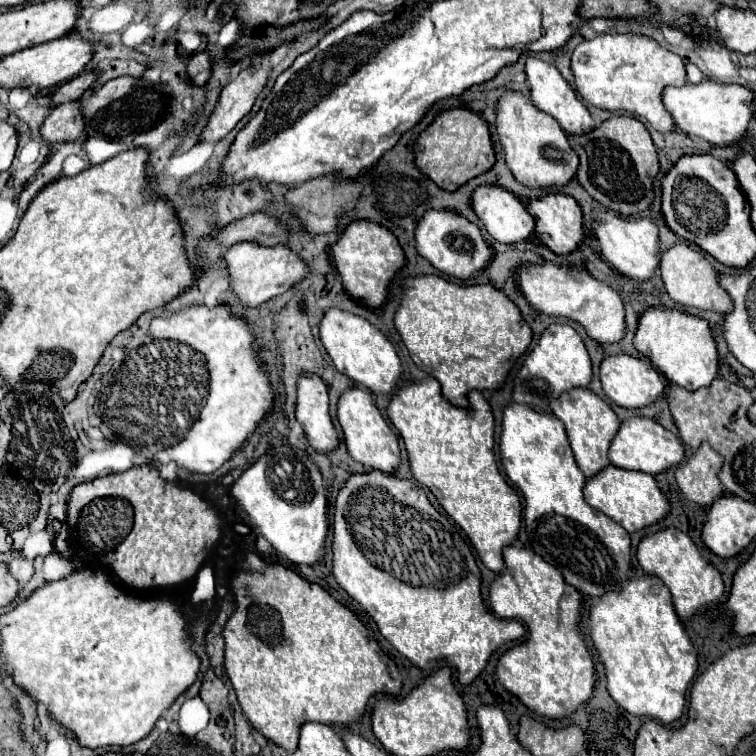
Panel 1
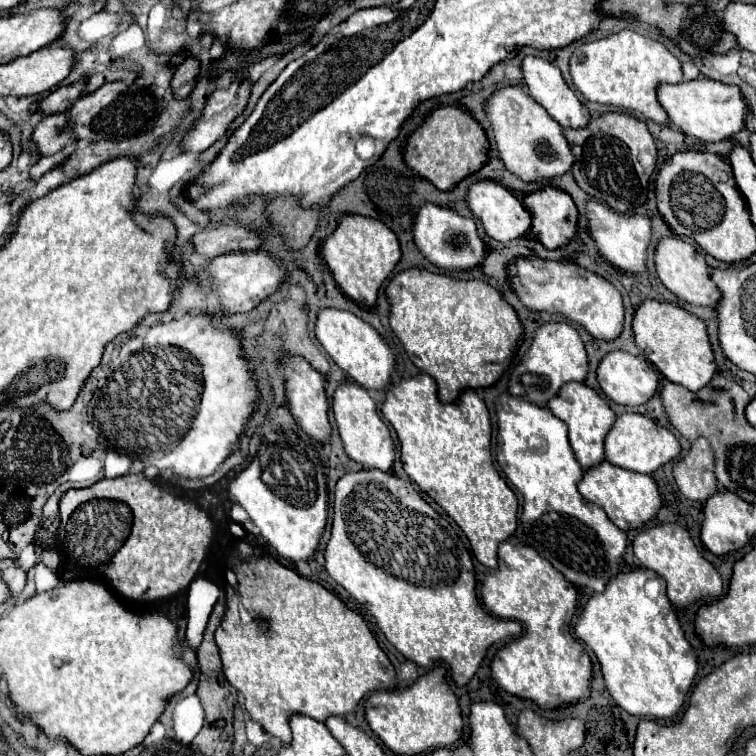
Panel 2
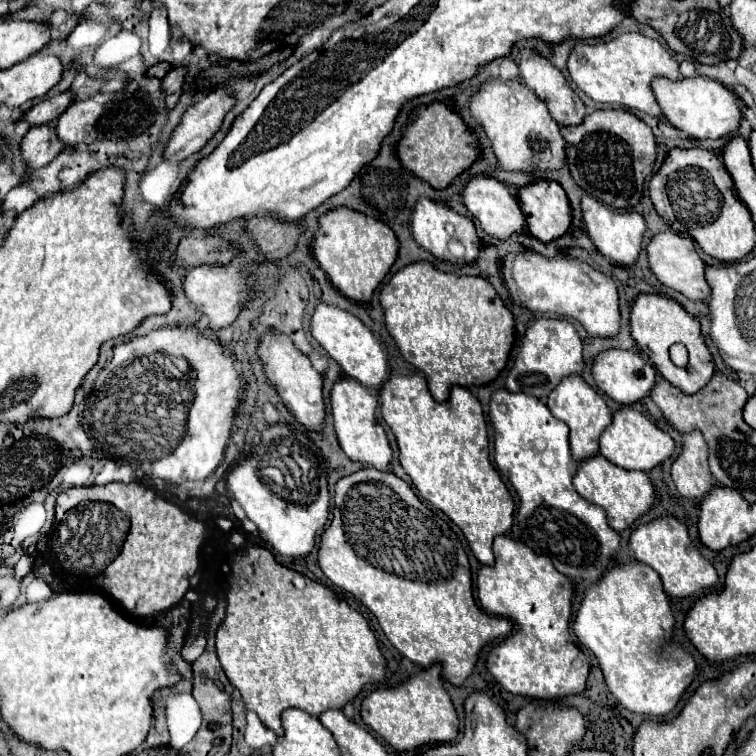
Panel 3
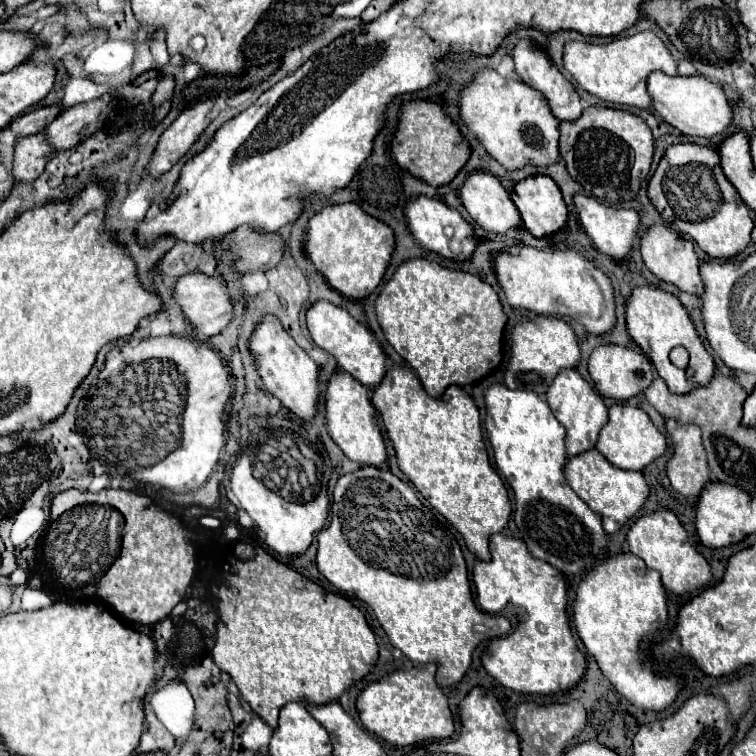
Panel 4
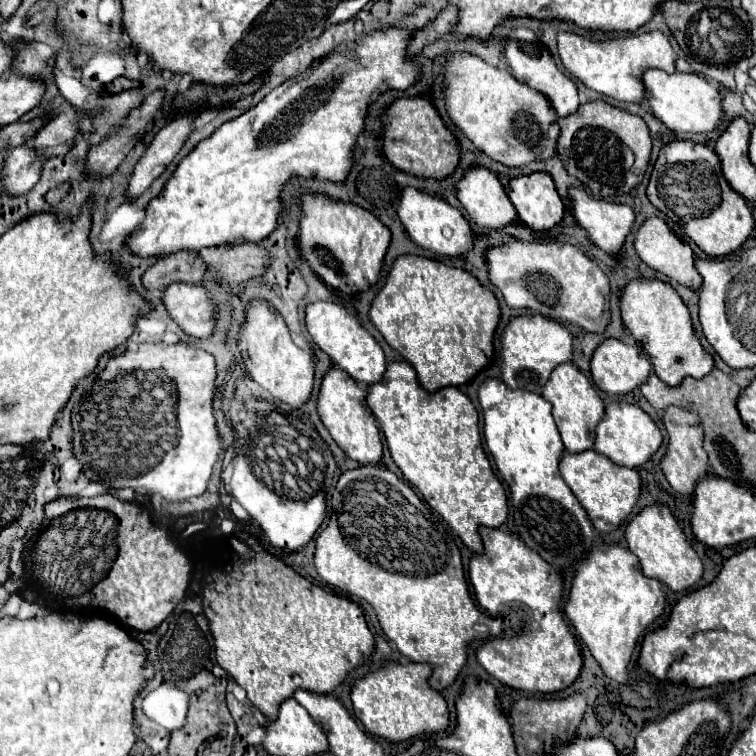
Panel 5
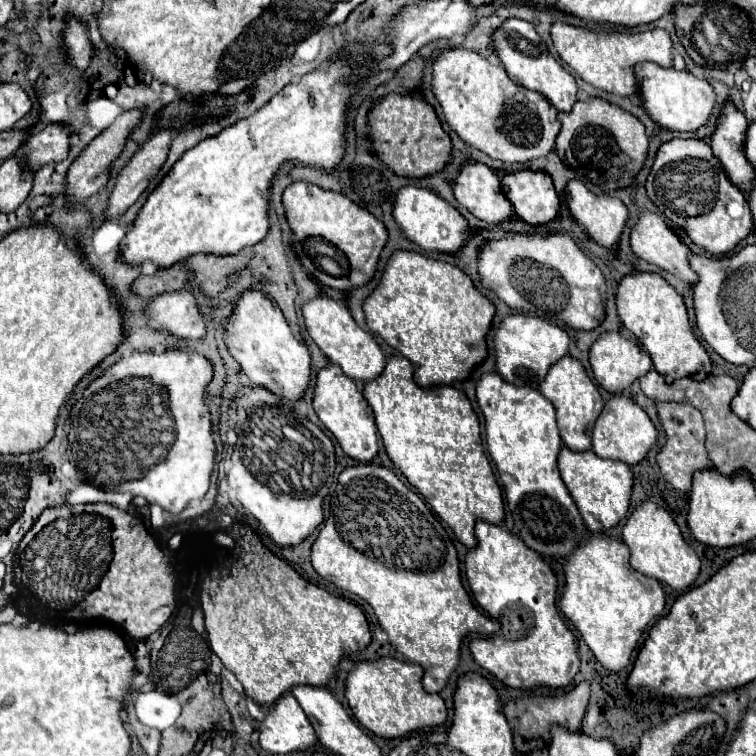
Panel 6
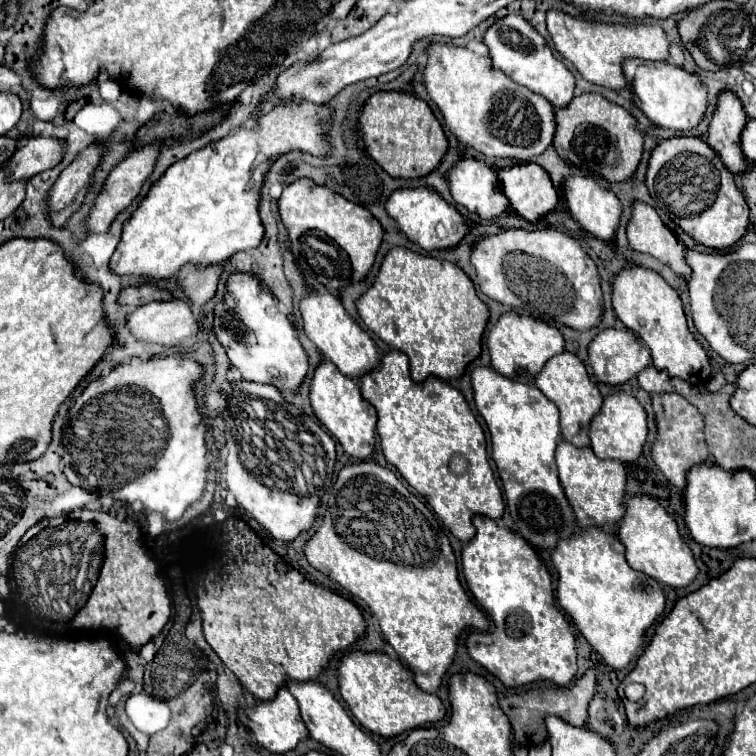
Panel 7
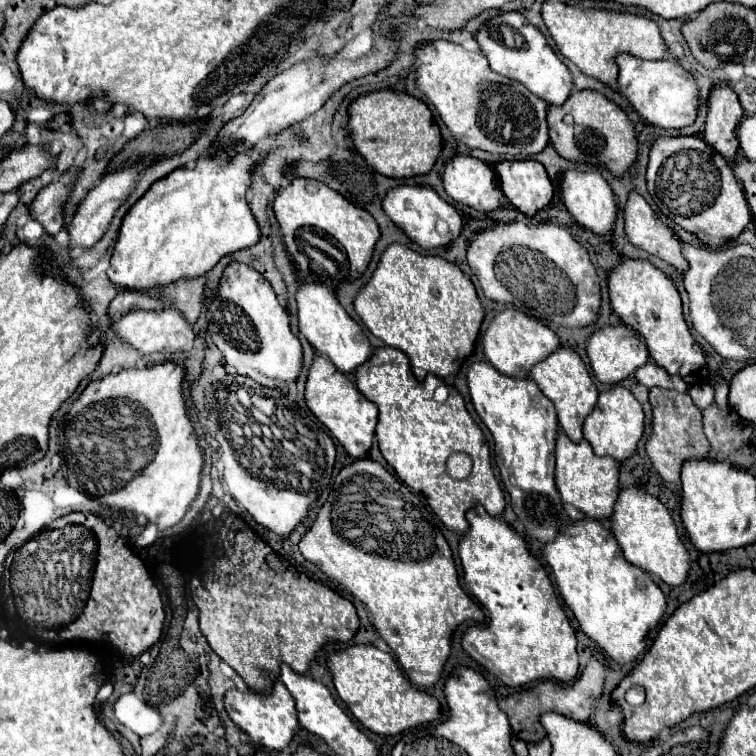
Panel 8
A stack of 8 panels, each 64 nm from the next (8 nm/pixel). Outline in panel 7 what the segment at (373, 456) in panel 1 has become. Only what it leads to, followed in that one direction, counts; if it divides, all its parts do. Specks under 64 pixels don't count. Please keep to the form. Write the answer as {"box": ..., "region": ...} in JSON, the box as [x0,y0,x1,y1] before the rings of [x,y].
{"box":[310,360,376,460],"region":[[[322,360],[310,382],[310,404],[318,420],[330,430],[330,434],[342,444],[346,454],[358,460],[370,458],[376,444],[376,408],[362,398],[358,384],[340,374],[340,370],[330,362]]]}

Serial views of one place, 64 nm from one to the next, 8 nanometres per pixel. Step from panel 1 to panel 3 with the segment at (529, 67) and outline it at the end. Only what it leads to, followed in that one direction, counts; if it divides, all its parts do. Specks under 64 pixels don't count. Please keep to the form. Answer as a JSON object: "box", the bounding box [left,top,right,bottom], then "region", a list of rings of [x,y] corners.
{"box":[518,48,586,126],"region":[[[522,48],[520,50],[520,60],[518,60],[518,70],[520,70],[520,78],[522,82],[526,82],[528,88],[532,88],[532,92],[540,94],[540,98],[546,102],[552,118],[560,124],[560,126],[574,126],[580,124],[586,116],[586,108],[582,104],[582,100],[578,98],[578,94],[568,86],[566,78],[562,76],[562,72],[544,56],[540,56],[538,52],[530,50],[530,48]]]}

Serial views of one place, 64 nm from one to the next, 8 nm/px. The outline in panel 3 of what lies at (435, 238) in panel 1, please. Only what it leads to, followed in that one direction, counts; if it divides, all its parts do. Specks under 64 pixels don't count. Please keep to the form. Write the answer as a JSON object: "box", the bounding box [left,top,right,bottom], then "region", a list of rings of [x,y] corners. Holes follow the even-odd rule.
{"box":[412,198,482,264],"region":[[[420,198],[412,210],[412,236],[424,250],[428,250],[436,258],[440,258],[444,262],[452,262],[452,264],[474,262],[480,252],[480,246],[482,246],[470,218],[464,218],[458,212],[454,212],[452,208],[448,208],[446,204],[434,202],[430,198]],[[454,244],[458,244],[458,250],[454,248]],[[460,248],[464,248],[464,252]]]}

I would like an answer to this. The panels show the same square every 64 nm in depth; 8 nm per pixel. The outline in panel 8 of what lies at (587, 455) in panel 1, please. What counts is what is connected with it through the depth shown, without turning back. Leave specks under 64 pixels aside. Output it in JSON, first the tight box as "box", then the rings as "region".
{"box":[530,346,598,442],"region":[[[560,346],[556,352],[548,354],[544,360],[540,360],[538,364],[534,364],[534,368],[530,372],[530,378],[540,386],[540,390],[544,392],[544,396],[548,396],[552,400],[552,404],[556,406],[560,428],[568,434],[570,440],[580,442],[582,440],[584,418],[596,406],[596,400],[598,400],[596,384],[590,378],[590,372],[584,366],[582,358],[572,348],[562,348]]]}

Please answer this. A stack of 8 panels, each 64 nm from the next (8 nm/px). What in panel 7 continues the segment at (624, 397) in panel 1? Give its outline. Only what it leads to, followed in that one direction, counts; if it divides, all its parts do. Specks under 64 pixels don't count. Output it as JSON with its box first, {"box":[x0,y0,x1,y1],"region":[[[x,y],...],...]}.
{"box":[588,328,652,384],"region":[[[606,328],[602,330],[588,346],[590,354],[590,366],[594,370],[594,376],[604,384],[624,384],[632,376],[636,376],[640,370],[644,370],[652,360],[650,352],[644,350],[644,344],[638,340],[638,336],[628,328]]]}

